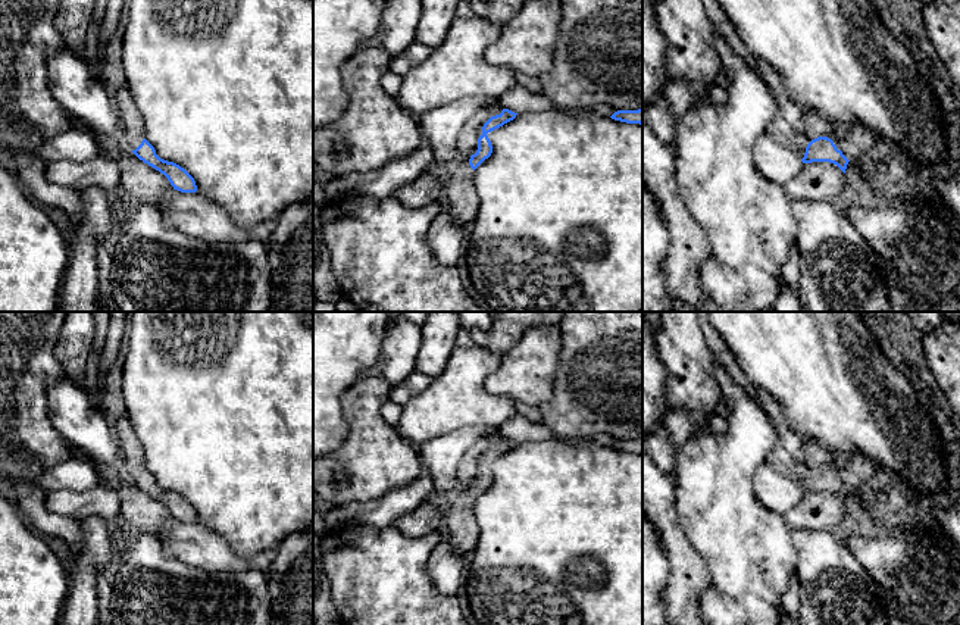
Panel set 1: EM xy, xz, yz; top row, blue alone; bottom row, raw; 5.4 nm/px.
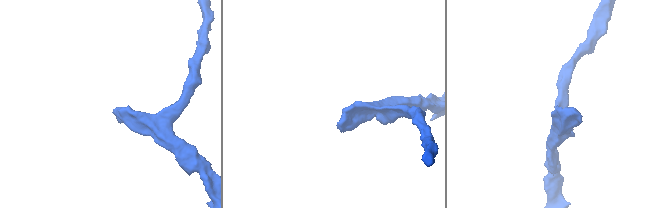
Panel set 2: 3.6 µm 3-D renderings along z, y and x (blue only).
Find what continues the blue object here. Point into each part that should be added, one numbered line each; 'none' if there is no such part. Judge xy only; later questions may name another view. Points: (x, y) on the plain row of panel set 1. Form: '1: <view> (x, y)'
1: xy (133, 459)

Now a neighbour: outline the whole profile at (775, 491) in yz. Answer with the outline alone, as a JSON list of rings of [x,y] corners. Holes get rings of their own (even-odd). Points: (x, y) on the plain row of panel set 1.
[[[769,460],[760,463],[756,471],[754,493],[762,506],[781,515],[794,509],[803,497],[797,482],[787,478]]]

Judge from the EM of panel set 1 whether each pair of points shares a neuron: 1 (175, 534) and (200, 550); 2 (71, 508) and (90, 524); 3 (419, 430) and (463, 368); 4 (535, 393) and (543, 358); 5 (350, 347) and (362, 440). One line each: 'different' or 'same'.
1: same
2: different
3: same
4: same
5: different

